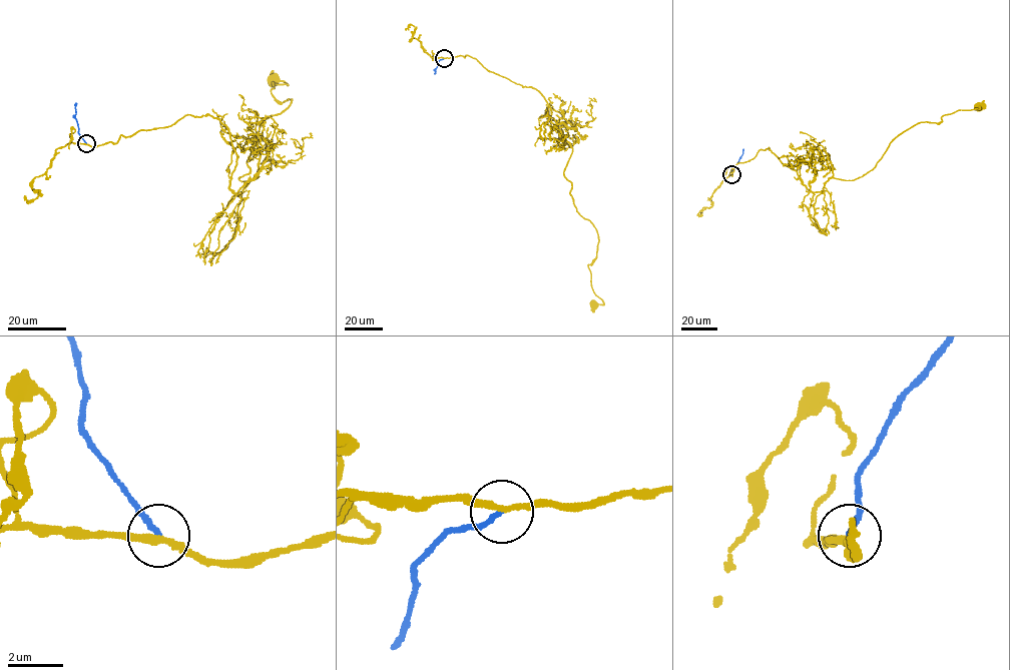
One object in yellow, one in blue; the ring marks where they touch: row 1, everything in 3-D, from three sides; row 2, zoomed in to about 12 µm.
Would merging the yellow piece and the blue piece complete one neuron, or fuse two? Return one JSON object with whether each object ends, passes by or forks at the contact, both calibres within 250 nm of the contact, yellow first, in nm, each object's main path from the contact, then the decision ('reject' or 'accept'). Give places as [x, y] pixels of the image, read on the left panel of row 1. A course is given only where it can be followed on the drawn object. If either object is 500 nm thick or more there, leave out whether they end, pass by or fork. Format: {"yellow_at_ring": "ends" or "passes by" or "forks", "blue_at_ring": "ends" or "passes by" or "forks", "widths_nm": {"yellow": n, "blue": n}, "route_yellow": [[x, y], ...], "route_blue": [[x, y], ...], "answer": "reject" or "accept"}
{"yellow_at_ring": "passes by", "blue_at_ring": "ends", "widths_nm": {"yellow": 200, "blue": 180}, "route_yellow": [[86, 143], [217, 117], [237, 195], [258, 175], [239, 180], [259, 126], [292, 102], [273, 78]], "route_blue": [[86, 143], [78, 132], [75, 102]], "answer": "reject"}

